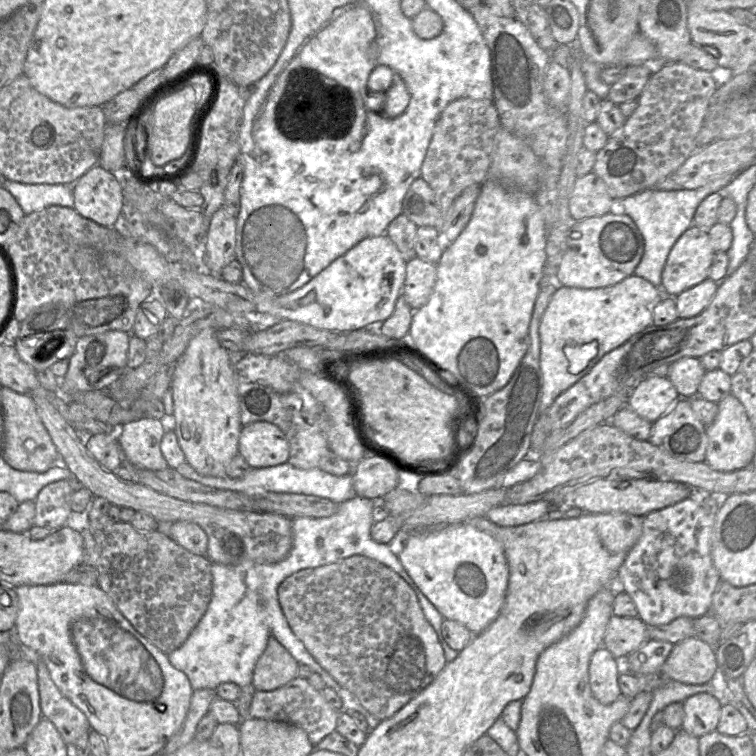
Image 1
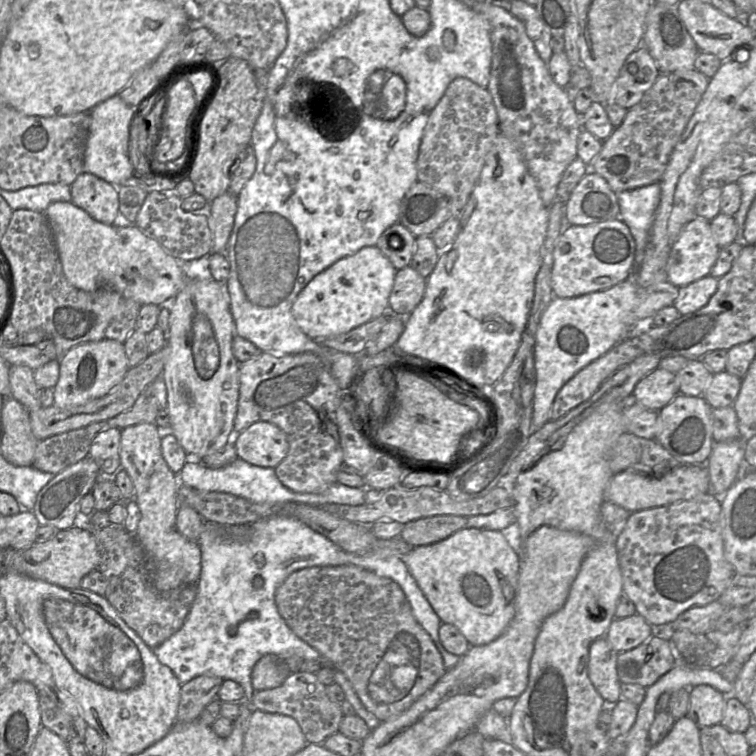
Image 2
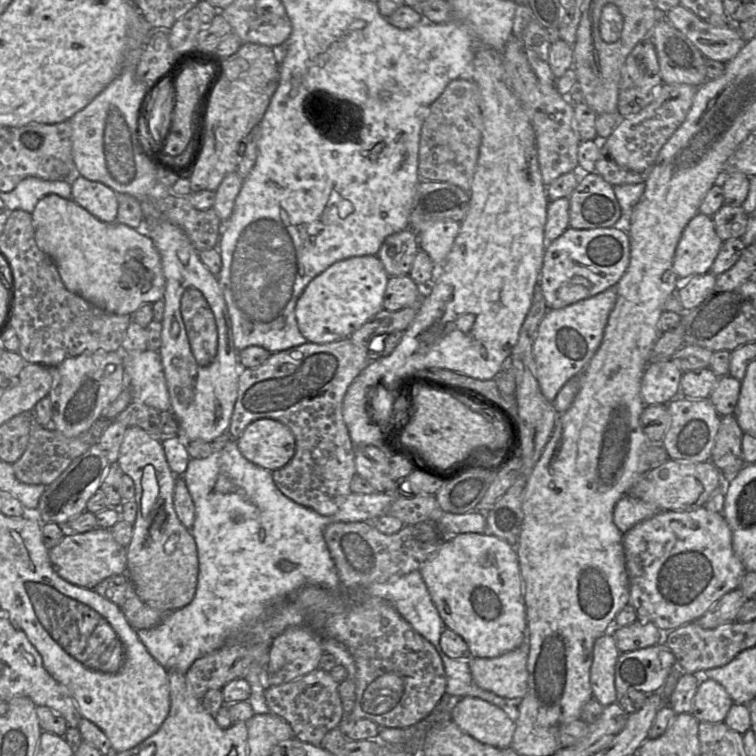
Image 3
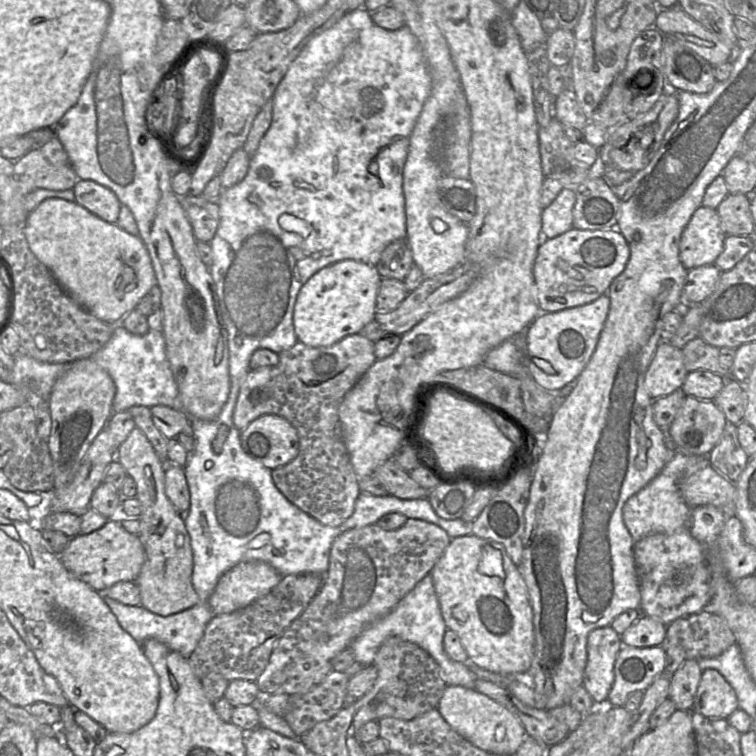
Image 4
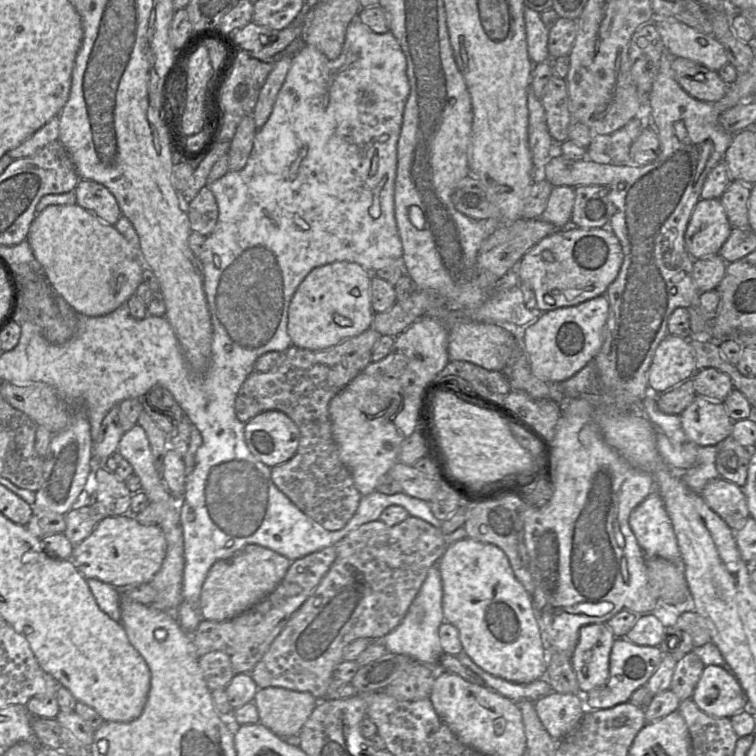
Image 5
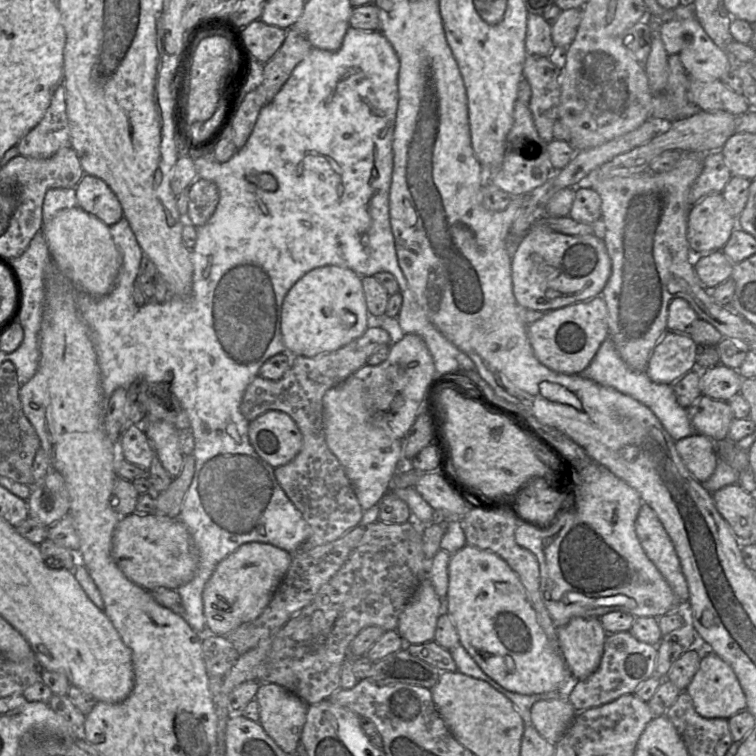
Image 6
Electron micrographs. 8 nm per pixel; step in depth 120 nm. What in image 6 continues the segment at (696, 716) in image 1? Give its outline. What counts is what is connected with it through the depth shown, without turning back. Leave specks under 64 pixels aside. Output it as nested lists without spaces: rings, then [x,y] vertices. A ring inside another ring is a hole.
[[[703,651],[699,669],[685,691],[691,696],[696,712],[707,719],[728,720],[746,710],[746,697],[733,669],[713,651]]]

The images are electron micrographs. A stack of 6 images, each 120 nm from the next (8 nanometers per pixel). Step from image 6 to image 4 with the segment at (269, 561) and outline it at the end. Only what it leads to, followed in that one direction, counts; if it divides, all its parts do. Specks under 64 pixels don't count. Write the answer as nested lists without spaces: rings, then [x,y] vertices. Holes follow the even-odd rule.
[[[240,562],[219,578],[208,600],[210,608],[215,616],[245,608],[268,594],[281,579],[266,562]]]

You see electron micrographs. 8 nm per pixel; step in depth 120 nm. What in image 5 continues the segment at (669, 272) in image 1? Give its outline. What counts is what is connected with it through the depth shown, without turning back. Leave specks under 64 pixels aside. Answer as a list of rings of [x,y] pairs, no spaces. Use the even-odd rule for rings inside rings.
[[[700,198],[685,231],[686,249],[693,260],[718,254],[731,231],[720,199]]]

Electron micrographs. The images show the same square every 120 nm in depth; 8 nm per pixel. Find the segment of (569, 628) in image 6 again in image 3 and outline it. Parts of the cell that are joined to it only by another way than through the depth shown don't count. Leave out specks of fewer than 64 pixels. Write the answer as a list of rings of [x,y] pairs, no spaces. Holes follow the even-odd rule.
[[[611,632],[602,634],[594,642],[590,684],[593,697],[604,707],[618,700],[615,668],[620,653]]]

